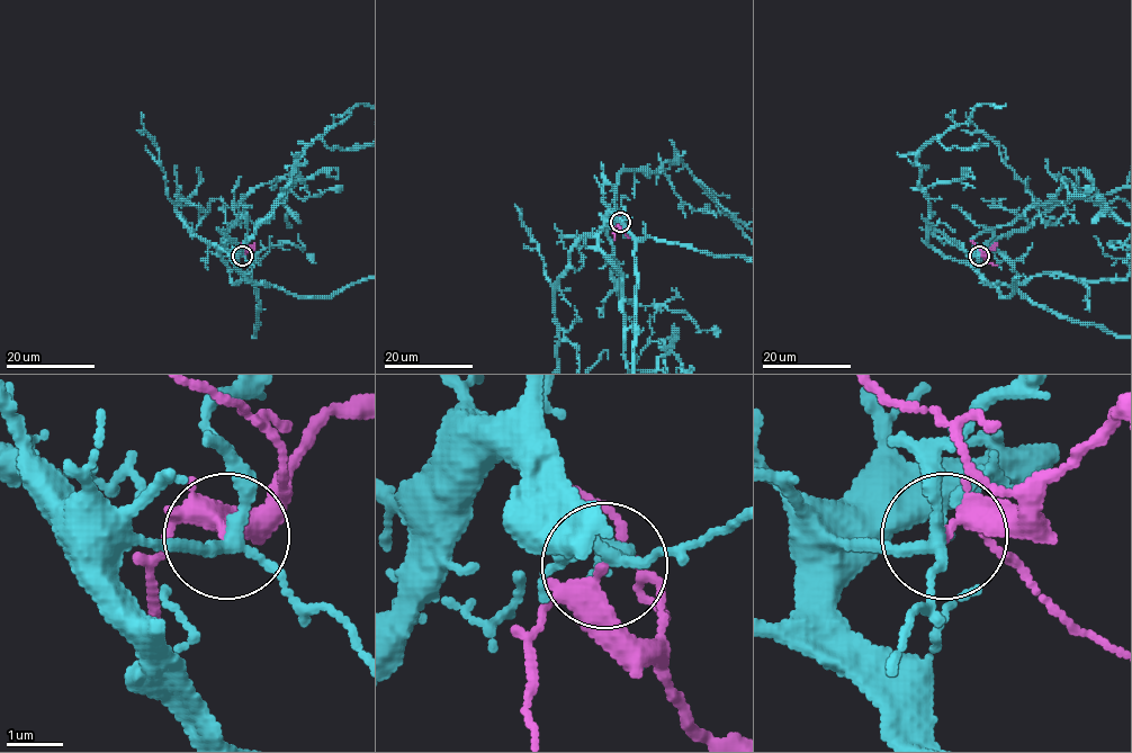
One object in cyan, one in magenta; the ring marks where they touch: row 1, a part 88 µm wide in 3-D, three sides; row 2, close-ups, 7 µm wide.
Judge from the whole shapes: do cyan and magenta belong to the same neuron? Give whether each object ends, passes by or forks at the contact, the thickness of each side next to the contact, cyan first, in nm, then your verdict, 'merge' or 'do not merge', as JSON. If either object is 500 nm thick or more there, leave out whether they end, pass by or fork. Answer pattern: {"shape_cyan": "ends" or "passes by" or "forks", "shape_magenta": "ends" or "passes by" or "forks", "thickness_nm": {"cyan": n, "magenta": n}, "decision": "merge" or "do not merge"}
{"shape_cyan": "forks", "shape_magenta": "passes by", "thickness_nm": {"cyan": 190, "magenta": 260}, "decision": "do not merge"}

